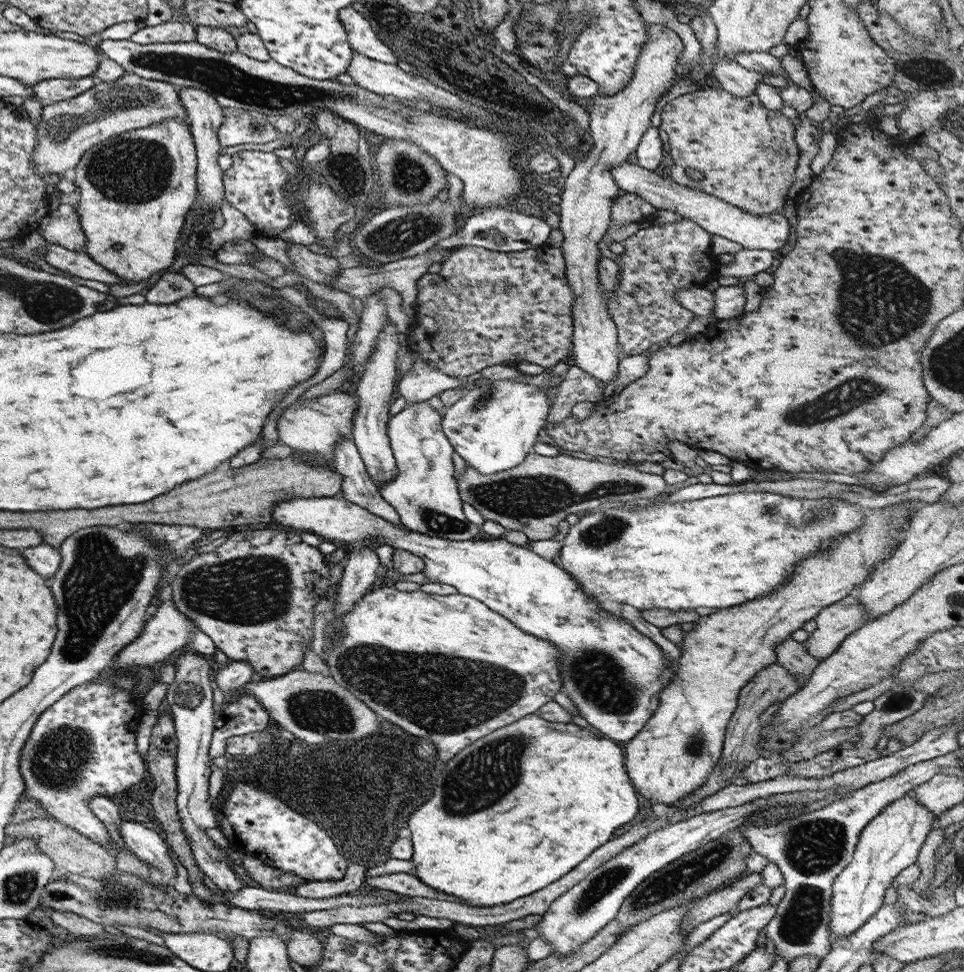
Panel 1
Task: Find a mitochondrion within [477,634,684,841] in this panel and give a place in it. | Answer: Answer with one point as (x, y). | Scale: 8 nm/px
(602, 680)

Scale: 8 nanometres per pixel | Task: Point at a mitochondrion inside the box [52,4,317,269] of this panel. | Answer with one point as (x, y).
(132, 172)

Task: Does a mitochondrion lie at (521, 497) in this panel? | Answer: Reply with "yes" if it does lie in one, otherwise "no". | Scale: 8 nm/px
yes

